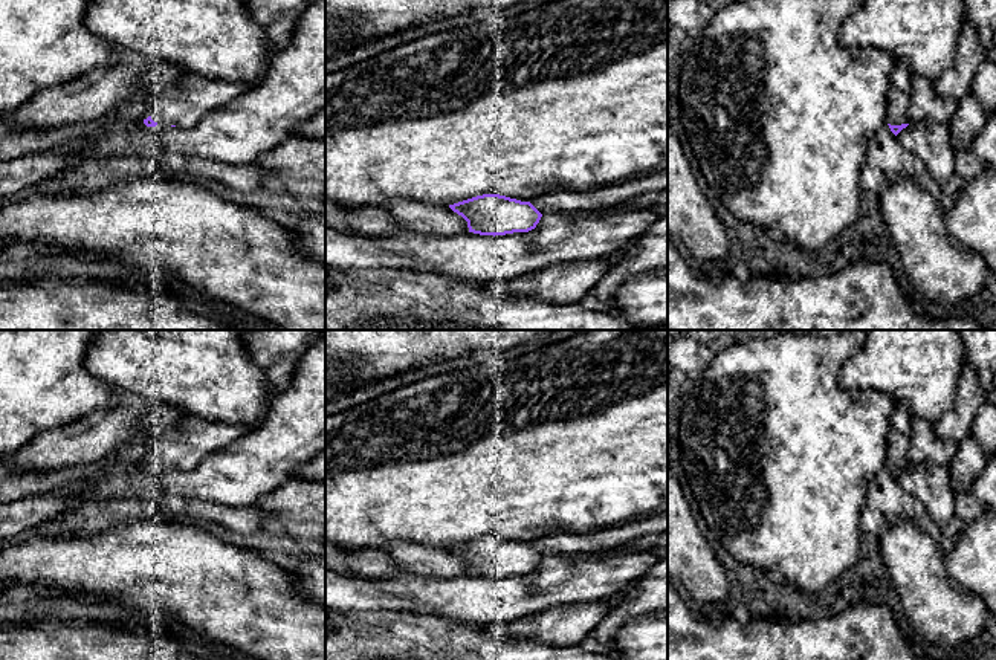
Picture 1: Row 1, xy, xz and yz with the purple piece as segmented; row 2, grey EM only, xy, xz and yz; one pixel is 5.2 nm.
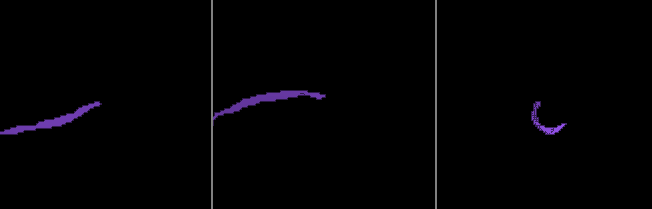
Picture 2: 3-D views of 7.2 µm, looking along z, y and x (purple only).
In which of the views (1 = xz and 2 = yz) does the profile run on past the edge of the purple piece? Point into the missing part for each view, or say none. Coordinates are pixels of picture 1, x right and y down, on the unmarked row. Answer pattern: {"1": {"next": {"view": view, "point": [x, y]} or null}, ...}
{"1": {"next": null}, "2": {"next": {"view": "yz", "point": [926, 446]}}}

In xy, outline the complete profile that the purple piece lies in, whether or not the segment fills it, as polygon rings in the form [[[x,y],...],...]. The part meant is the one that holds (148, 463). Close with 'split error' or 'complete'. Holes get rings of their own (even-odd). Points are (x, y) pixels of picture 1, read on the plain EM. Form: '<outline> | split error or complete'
[[[188,416],[176,428],[165,431],[151,457],[144,461],[147,469],[167,466],[180,472],[194,469],[203,457],[238,440],[247,428],[238,423],[205,422]]] | split error

